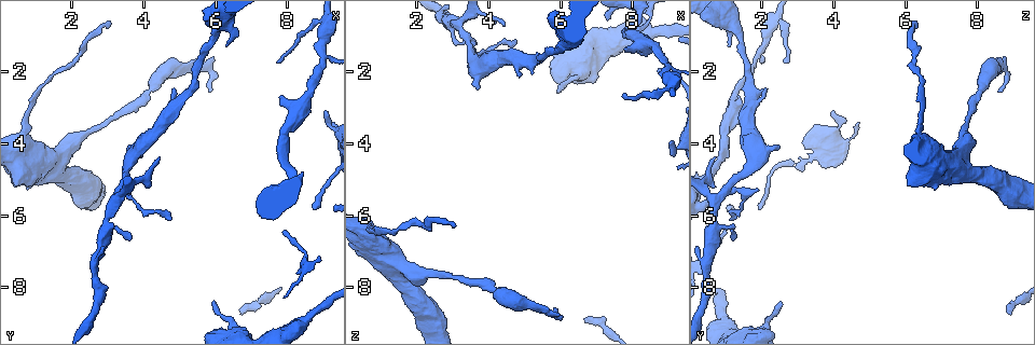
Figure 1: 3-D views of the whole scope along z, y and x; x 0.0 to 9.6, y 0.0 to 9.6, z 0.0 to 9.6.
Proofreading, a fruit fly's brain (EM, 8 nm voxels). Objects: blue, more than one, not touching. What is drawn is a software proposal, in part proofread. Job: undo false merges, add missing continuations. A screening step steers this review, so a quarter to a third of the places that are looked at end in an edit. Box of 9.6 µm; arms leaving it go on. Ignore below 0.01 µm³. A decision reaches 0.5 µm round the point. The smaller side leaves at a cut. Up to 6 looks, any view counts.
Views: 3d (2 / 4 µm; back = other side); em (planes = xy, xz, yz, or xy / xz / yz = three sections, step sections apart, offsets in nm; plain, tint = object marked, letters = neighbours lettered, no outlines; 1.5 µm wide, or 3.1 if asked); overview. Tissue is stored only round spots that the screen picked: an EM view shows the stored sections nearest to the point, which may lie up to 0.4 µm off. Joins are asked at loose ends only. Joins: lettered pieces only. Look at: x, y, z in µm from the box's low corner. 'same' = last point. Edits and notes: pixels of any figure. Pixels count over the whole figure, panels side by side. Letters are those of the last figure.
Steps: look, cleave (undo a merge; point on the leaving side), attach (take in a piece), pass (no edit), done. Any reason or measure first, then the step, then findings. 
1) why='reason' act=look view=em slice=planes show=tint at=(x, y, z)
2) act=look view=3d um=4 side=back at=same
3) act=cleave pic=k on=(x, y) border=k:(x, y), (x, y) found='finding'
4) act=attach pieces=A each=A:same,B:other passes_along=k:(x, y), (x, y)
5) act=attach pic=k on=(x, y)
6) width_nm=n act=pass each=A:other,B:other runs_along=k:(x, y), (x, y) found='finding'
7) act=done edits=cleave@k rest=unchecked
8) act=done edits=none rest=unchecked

act=look view=em slice=planes show=plain at=(6.30, 1.30, 1.05)

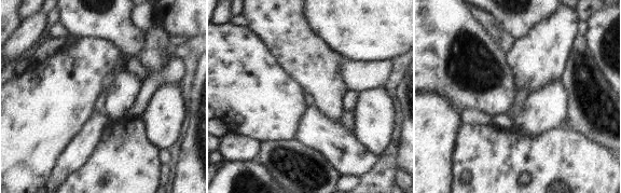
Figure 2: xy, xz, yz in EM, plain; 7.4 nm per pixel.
why='see the neighbours' act=look view=em slice=planes show=letters at=same

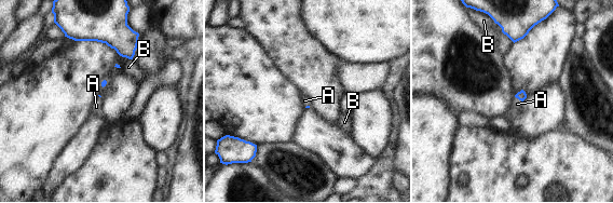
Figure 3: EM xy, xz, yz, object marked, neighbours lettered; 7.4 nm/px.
act=attach pieces=A each=A:same,B:other found='it goes on there'

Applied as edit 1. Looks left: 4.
why='see it whole again' act=look view=overview

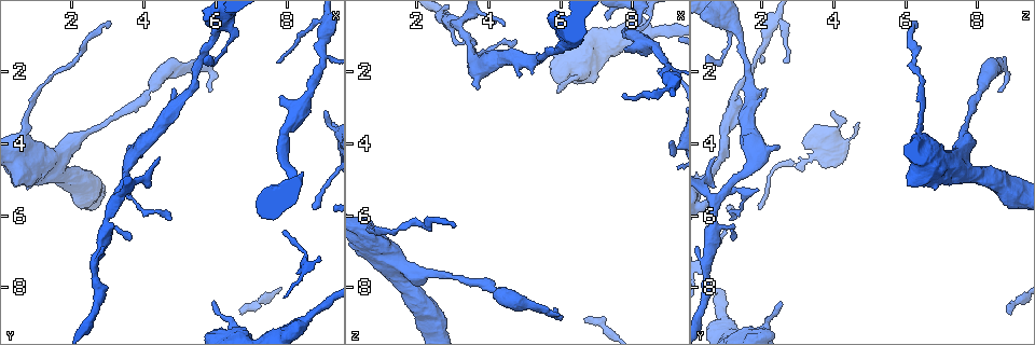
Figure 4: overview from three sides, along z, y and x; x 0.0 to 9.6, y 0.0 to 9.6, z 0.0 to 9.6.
why='free end' act=look view=em slice=xy step=8 show=tint at=(4.75, 6.10, 1.10)

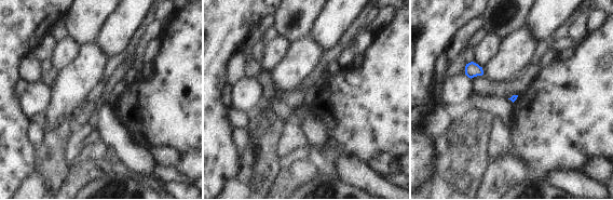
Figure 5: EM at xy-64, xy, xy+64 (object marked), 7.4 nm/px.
act=look view=em slice=planes show=letters at=same

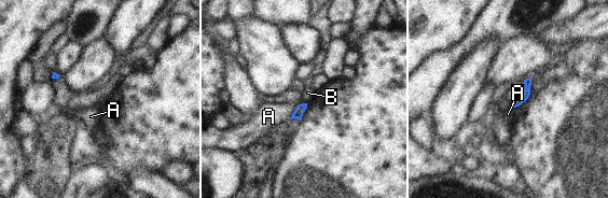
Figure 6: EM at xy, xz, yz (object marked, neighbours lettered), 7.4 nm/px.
width_nm=70 act=pass each=A:other,B:other border=6:(511, 102), (512, 107) found='none of them fits'

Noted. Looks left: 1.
act=done edits=attach@3 rest=unchecked

